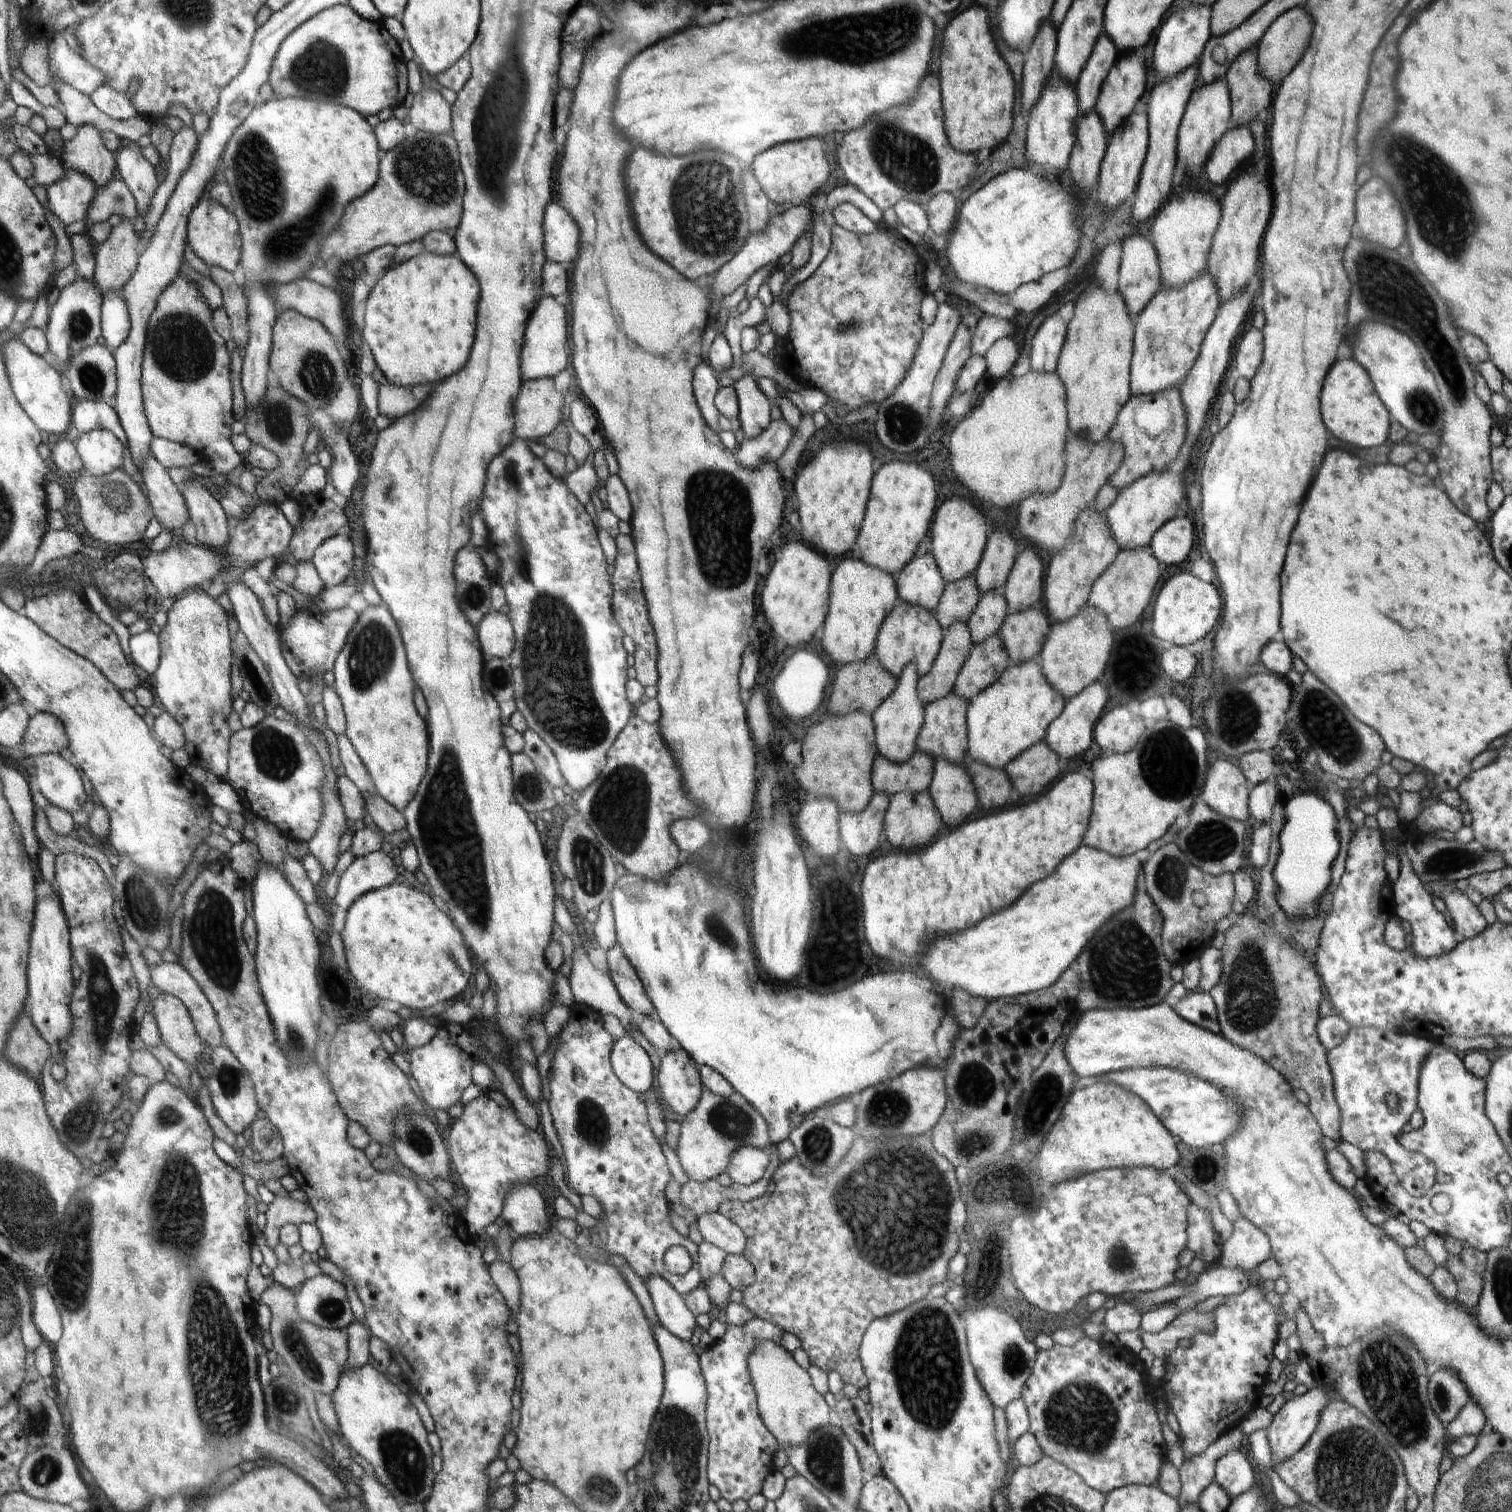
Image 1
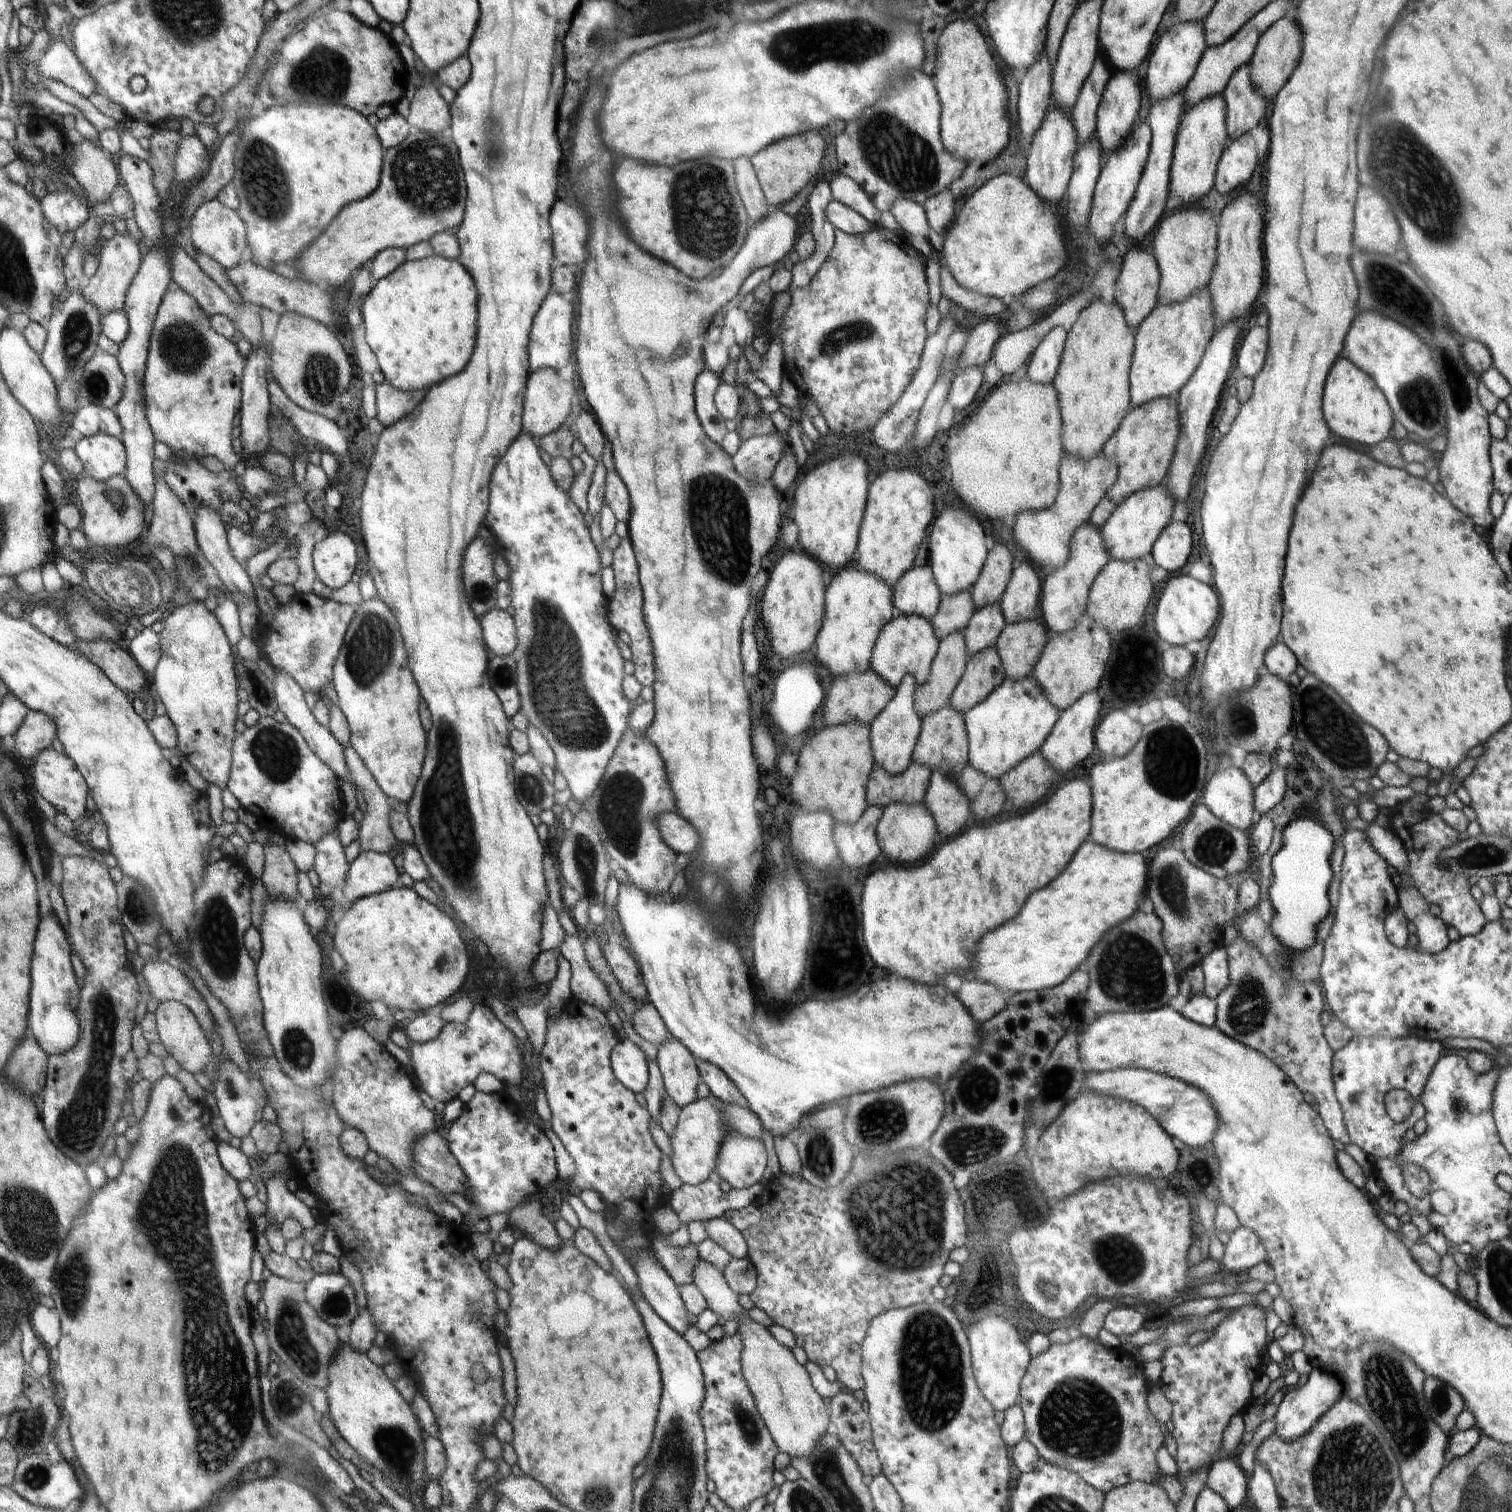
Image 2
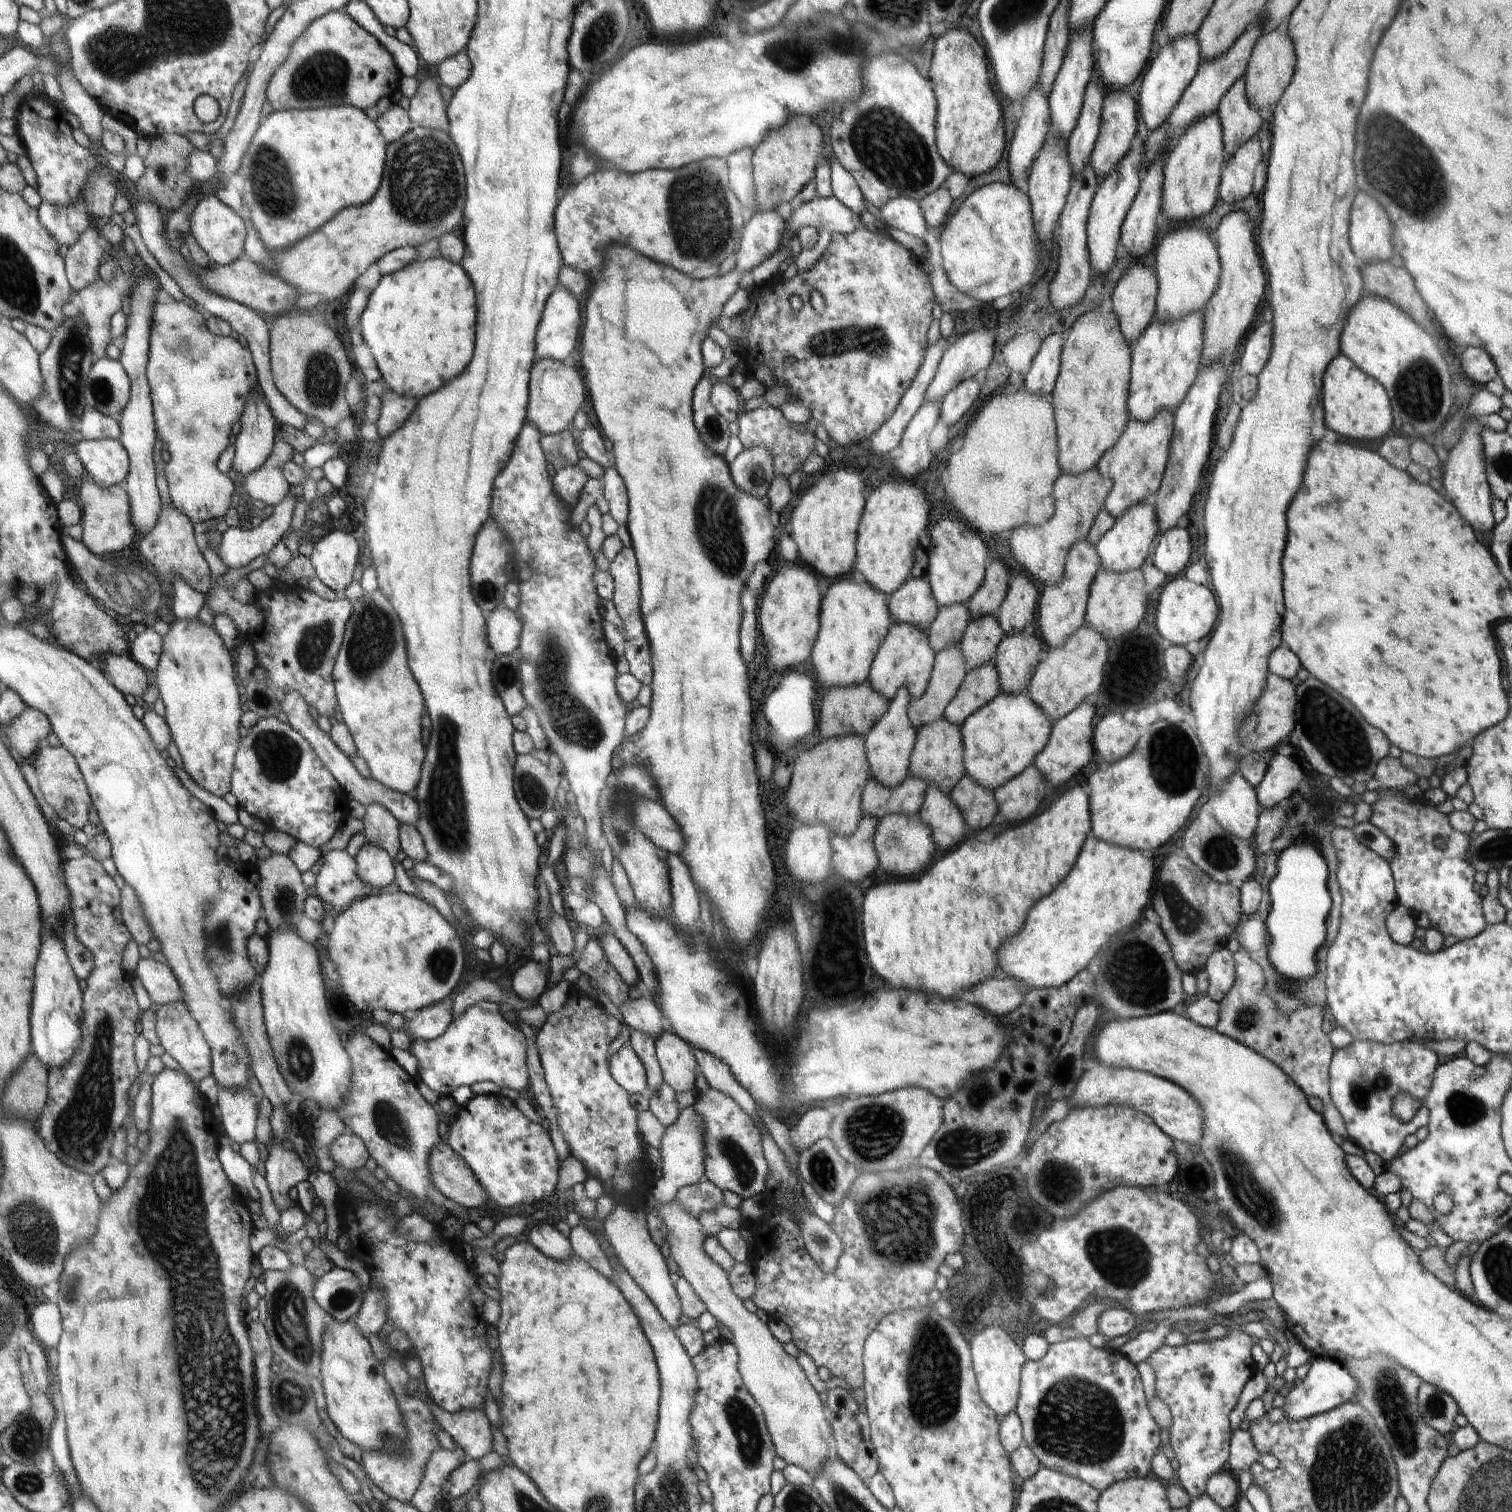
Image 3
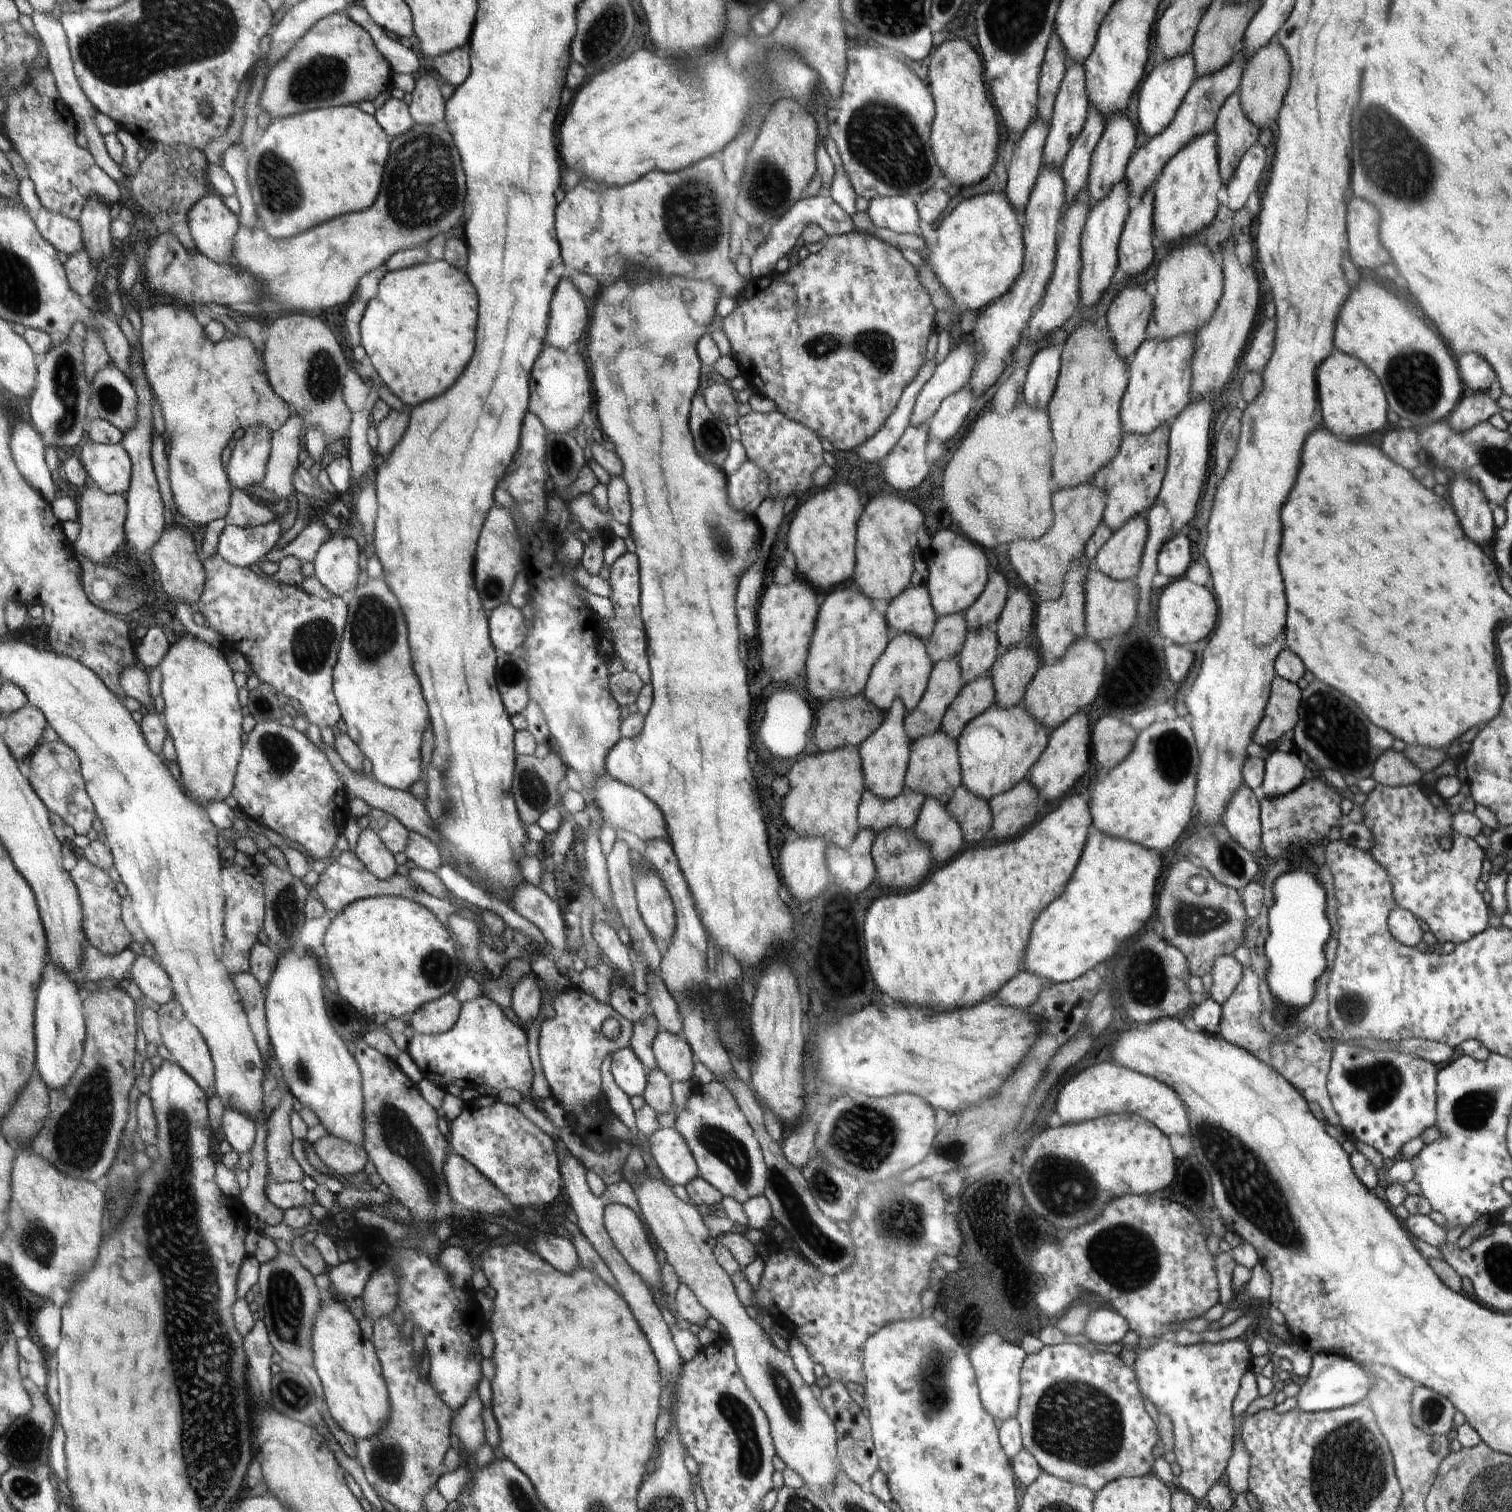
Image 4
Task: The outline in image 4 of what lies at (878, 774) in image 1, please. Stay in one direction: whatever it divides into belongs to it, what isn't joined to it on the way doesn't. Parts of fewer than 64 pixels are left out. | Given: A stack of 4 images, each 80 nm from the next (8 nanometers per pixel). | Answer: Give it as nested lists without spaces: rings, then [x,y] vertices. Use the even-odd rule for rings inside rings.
[[[905,788],[900,796],[885,801],[866,790],[861,798],[858,824],[861,830],[874,831],[876,836],[892,826],[903,831],[914,830],[925,796]]]

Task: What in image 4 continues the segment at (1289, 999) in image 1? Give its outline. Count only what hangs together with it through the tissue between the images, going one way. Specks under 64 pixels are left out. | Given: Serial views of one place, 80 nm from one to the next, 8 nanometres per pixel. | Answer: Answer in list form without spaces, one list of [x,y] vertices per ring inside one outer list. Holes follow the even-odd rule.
[[[1242,966],[1241,981],[1230,995],[1230,998],[1221,1004],[1221,1023],[1218,1036],[1226,1042],[1238,1045],[1247,1050],[1264,1064],[1272,1067],[1281,1077],[1284,1077],[1308,1103],[1316,1103],[1322,1109],[1327,1124],[1340,1125],[1340,1121],[1327,1091],[1327,1076],[1329,1064],[1332,1058],[1333,1044],[1326,1042],[1312,1029],[1304,1034],[1297,1034],[1290,1042],[1283,1043],[1269,1032],[1266,1032],[1260,1024],[1262,1010],[1259,995],[1259,978],[1252,967]]]

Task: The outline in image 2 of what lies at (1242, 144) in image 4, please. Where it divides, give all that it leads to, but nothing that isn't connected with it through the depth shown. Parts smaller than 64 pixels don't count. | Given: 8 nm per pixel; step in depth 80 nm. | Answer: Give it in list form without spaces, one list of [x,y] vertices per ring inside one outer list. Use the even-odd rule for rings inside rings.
[[[1248,65],[1237,68],[1230,77],[1223,96],[1226,128],[1230,142],[1260,126],[1271,104],[1253,86]]]

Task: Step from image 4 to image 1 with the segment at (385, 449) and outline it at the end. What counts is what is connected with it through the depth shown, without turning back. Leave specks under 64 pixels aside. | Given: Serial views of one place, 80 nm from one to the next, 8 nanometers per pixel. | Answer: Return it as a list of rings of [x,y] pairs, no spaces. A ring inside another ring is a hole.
[[[384,383],[379,385],[379,391],[377,396],[377,407],[379,414],[384,414],[388,418],[399,419],[401,416],[416,410],[426,398],[424,394],[428,394],[432,390],[432,386],[417,385],[416,387],[402,388],[394,386],[392,383]]]

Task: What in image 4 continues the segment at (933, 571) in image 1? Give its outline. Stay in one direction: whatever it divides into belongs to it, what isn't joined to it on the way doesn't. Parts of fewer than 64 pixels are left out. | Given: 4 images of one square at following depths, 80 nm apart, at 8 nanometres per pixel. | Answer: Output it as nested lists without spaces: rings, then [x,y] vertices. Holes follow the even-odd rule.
[[[924,585],[901,592],[898,598],[888,602],[885,614],[895,636],[910,633],[924,642],[932,634],[937,619],[929,589]]]

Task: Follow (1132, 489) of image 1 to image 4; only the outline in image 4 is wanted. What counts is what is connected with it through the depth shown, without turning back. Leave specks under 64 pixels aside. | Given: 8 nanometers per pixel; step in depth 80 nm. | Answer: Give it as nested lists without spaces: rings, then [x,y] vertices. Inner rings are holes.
[[[1145,514],[1127,520],[1098,551],[1096,568],[1117,581],[1134,580],[1139,573],[1147,536]]]

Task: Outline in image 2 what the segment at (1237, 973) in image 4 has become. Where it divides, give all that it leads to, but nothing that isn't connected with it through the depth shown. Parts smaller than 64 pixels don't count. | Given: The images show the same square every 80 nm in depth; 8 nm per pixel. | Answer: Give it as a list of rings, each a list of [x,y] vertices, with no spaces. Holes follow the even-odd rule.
[[[1224,946],[1212,949],[1200,962],[1205,978],[1202,991],[1210,998],[1216,998],[1229,983],[1228,955]]]

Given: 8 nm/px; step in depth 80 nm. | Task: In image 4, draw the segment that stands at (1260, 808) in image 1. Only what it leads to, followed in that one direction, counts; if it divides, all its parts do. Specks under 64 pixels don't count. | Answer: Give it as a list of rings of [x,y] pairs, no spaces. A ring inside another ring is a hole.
[[[1274,746],[1271,748],[1270,754],[1265,759],[1265,777],[1258,789],[1253,791],[1259,799],[1262,797],[1273,797],[1274,795],[1283,795],[1293,791],[1294,788],[1300,786],[1306,778],[1306,766],[1297,752],[1283,746]]]

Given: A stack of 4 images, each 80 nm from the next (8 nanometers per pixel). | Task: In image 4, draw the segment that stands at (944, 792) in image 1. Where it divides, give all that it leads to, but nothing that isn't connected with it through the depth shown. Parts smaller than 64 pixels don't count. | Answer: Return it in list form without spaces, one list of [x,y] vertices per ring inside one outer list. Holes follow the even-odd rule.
[[[926,797],[914,826],[915,836],[929,848],[936,868],[956,858],[964,846],[960,825],[945,806],[935,798]]]

